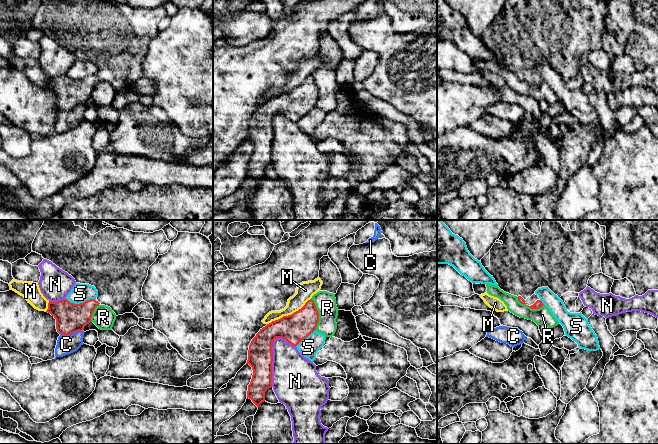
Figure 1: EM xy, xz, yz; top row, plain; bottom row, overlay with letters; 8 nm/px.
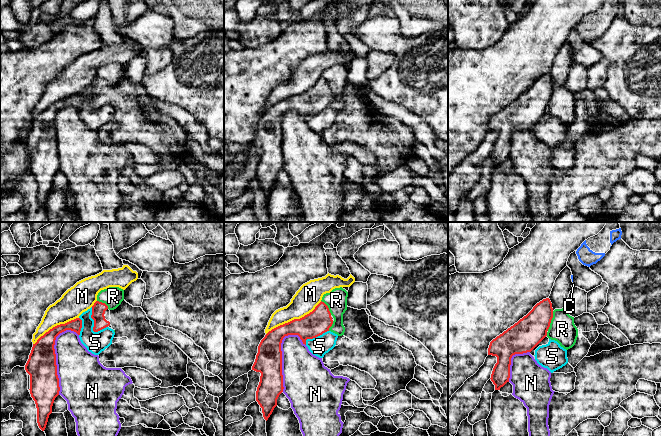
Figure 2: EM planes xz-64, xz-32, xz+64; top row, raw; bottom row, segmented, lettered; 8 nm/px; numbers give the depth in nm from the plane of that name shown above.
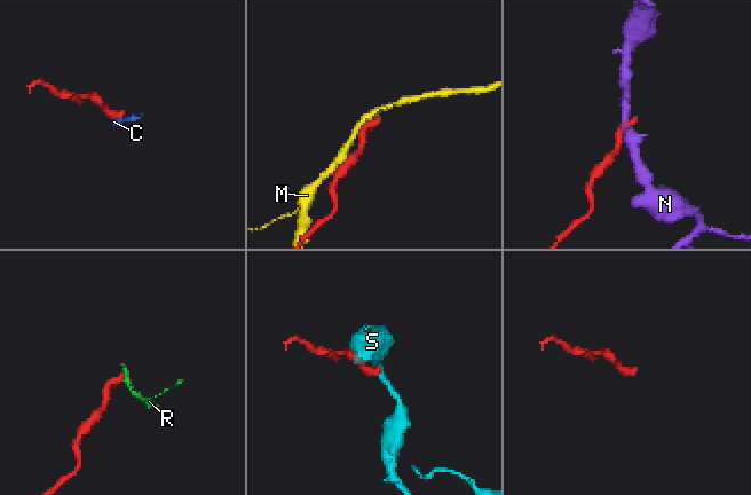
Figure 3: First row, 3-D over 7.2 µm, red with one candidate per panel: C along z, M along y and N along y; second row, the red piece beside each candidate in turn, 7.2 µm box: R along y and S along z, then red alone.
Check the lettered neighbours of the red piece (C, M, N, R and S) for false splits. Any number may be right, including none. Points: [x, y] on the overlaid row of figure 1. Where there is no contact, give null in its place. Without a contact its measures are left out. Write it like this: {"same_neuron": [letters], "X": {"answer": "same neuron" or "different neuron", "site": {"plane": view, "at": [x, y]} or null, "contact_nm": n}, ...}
{"same_neuron": [], "C": {"answer": "different neuron", "site": {"plane": "xy", "at": [71, 333]}, "contact_nm": 190}, "M": {"answer": "different neuron", "site": {"plane": "xz", "at": [288, 315]}, "contact_nm": 400}, "N": {"answer": "different neuron", "site": {"plane": "xz", "at": [272, 360]}, "contact_nm": 400}, "R": {"answer": "different neuron", "site": {"plane": "xz", "at": [318, 314]}, "contact_nm": 260}, "S": {"answer": "different neuron", "site": {"plane": "xy", "at": [80, 303]}, "contact_nm": 240}}

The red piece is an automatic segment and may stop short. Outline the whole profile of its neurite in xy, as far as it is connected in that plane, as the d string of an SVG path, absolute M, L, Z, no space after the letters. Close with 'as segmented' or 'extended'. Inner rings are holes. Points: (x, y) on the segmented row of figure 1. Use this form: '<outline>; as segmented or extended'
M67 299L48 303L46 312L56 319L56 329L59 334L71 335L83 331L91 322L92 314L99 302L95 299L87 300L80 304L74 304Z; as segmented

